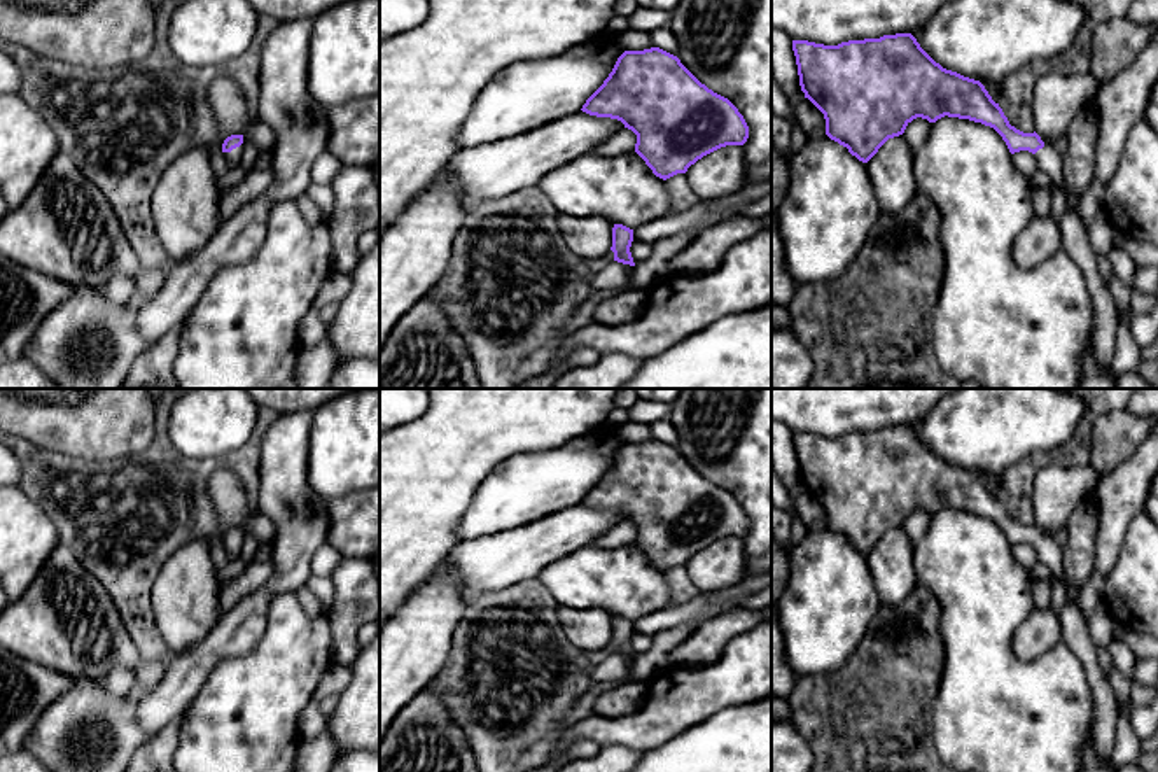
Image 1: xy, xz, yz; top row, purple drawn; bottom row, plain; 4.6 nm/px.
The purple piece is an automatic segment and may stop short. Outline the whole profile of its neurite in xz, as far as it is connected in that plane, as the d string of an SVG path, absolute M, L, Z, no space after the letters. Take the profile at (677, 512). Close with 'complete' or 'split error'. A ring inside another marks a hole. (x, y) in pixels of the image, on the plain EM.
M651 439L624 443L603 476L586 492L582 504L617 511L637 527L635 544L663 572L686 565L703 548L743 537L749 518L738 501L701 476L677 448Z | complete

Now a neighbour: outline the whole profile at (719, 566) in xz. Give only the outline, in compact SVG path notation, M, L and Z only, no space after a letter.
M742 537L721 539L686 564L694 586L703 593L714 593L745 579L745 555Z

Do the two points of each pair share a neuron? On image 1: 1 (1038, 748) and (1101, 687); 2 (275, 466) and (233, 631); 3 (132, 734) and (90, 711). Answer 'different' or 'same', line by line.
1: different
2: same
3: same

